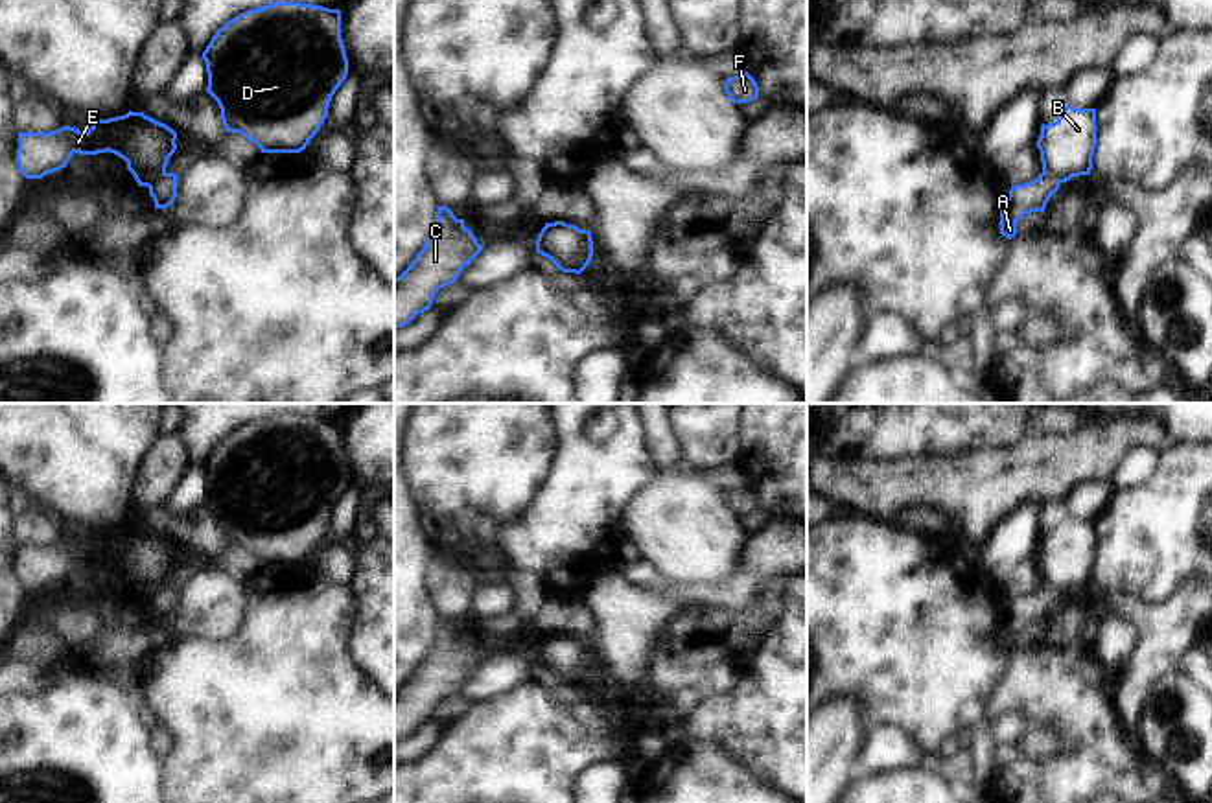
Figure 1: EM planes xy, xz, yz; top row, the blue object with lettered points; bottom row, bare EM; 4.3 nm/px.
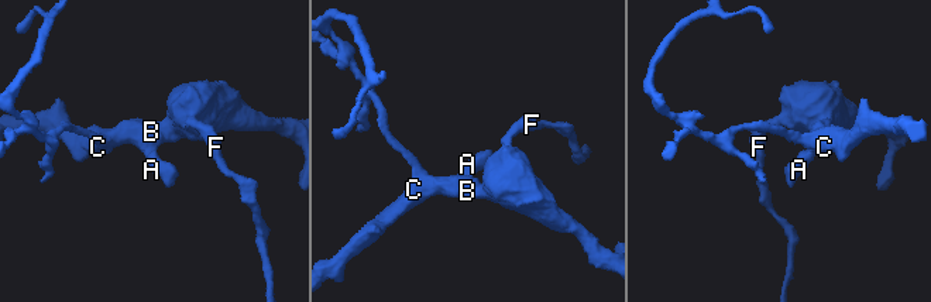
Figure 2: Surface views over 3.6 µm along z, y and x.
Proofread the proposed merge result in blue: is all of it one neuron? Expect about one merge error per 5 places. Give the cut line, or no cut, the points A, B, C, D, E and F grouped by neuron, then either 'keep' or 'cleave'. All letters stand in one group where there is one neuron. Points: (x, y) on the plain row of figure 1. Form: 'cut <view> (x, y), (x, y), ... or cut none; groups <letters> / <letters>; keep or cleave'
cut none; groups A B C D E F; keep

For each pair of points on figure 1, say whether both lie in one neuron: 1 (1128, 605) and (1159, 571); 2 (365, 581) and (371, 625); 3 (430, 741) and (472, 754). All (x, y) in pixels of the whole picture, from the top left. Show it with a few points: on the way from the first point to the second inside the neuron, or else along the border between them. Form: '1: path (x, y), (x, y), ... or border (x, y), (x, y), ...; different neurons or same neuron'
1: border (1177, 588), (1155, 603), (1128, 593), (1098, 593); different neurons
2: path (371, 592), (371, 614); same neuron
3: border (446, 724), (441, 741), (413, 763); different neurons

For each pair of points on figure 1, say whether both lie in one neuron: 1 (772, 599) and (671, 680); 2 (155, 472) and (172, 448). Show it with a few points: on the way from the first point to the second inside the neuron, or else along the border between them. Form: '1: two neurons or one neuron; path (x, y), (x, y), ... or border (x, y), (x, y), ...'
1: one neuron; path (750, 625), (697, 654)
2: one neuron; path (161, 466), (168, 453)

